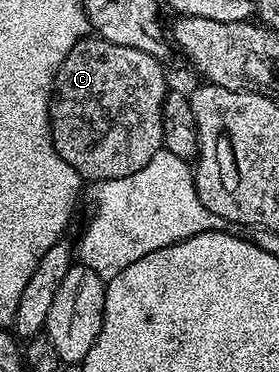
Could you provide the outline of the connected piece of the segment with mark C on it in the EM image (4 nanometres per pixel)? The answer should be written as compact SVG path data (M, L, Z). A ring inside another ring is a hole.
M87 36L73 46L72 52L62 62L58 69L54 81L54 89L50 100L50 135L52 136L53 146L62 160L75 168L76 172L83 181L86 182L106 182L108 179L124 179L125 176L132 176L135 172L140 172L144 164L156 156L156 152L162 149L162 105L168 93L166 86L166 74L162 71L163 63L159 59L148 56L148 52L140 52L140 48L130 48L120 44L114 44L99 36Z

